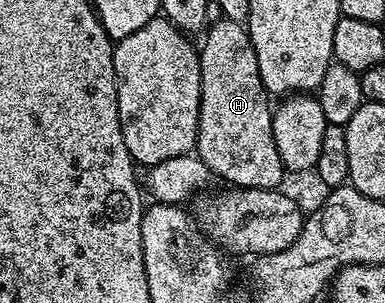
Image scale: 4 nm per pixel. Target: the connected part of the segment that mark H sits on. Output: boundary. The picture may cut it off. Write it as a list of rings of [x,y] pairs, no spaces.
[[[224,17],[217,19],[208,24],[207,30],[204,32],[205,40],[199,43],[200,61],[201,61],[201,104],[198,113],[198,133],[195,146],[195,154],[197,158],[204,161],[207,169],[214,176],[219,175],[221,178],[231,182],[236,188],[267,188],[276,190],[280,185],[283,177],[285,177],[285,166],[279,157],[279,149],[275,149],[275,133],[273,132],[273,107],[271,106],[271,96],[266,91],[263,81],[259,77],[259,57],[255,57],[255,45],[251,45],[251,37],[249,36],[245,23],[236,23]]]

